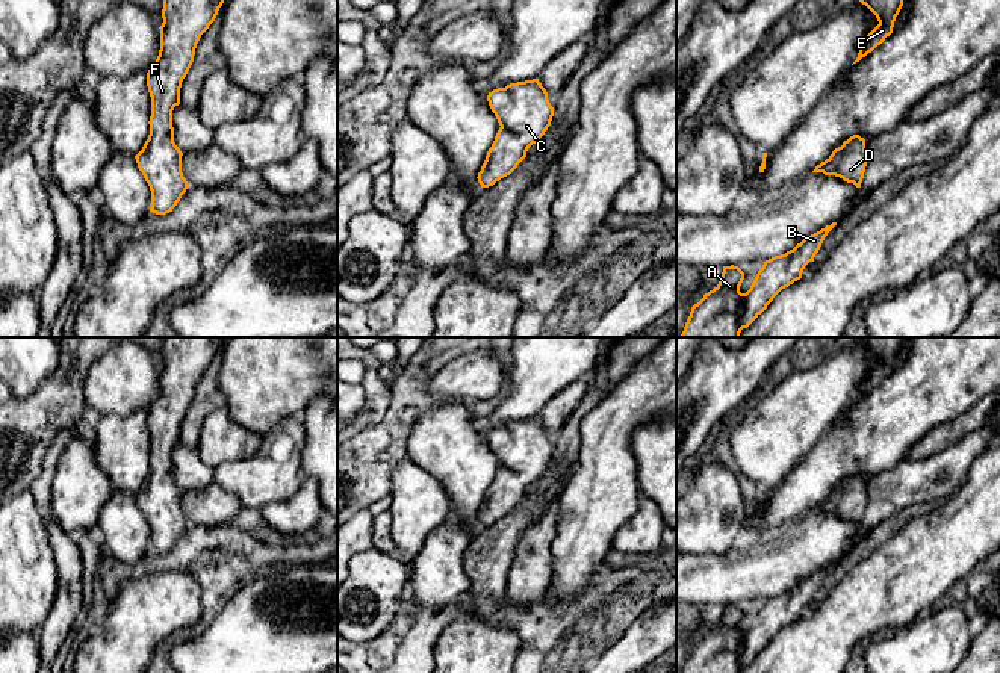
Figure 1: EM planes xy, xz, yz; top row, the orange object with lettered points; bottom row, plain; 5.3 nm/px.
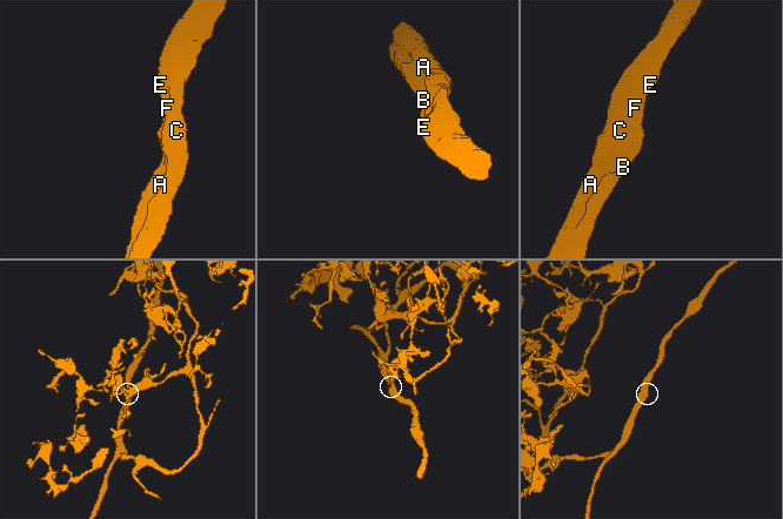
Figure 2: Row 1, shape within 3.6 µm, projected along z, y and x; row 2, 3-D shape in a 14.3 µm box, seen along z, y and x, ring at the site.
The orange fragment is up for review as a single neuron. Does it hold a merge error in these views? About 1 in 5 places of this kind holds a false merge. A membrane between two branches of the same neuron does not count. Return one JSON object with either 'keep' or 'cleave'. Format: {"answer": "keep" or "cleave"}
{"answer": "keep"}

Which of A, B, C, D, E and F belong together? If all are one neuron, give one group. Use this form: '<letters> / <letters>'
A B C D E F

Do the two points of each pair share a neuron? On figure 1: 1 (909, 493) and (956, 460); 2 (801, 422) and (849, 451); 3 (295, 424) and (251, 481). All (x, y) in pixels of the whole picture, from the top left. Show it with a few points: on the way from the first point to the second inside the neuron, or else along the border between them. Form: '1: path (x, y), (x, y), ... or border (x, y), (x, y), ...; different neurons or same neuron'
1: path (922, 481), (934, 478), (944, 469); same neuron
2: border (847, 409), (801, 462); different neurons
3: path (279, 430), (263, 449), (262, 465); same neuron

